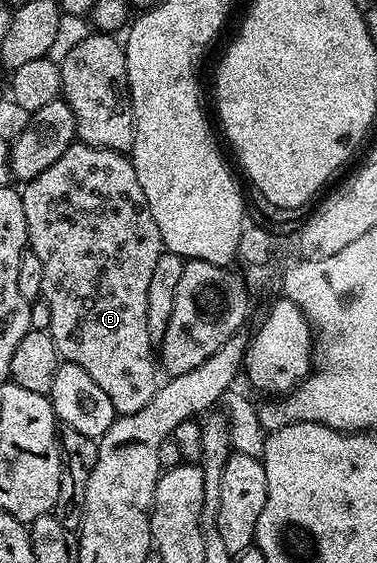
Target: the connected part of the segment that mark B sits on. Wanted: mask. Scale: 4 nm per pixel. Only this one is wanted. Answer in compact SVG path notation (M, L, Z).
M76 142L68 146L65 154L49 166L49 170L41 170L37 178L26 181L22 185L21 195L25 206L25 226L27 227L27 242L29 250L41 258L41 267L45 274L43 278L42 299L47 302L49 308L50 334L57 346L60 357L68 364L81 366L105 394L113 402L116 413L119 416L128 416L153 398L157 387L155 381L155 368L157 372L157 356L153 351L153 342L149 338L149 326L147 325L147 303L149 302L149 282L153 279L153 269L157 266L157 258L165 251L161 230L157 230L157 222L153 222L153 214L149 214L149 202L145 202L145 190L141 190L141 182L137 182L137 174L133 170L130 159L124 153L114 152L108 148L94 148L82 142Z

